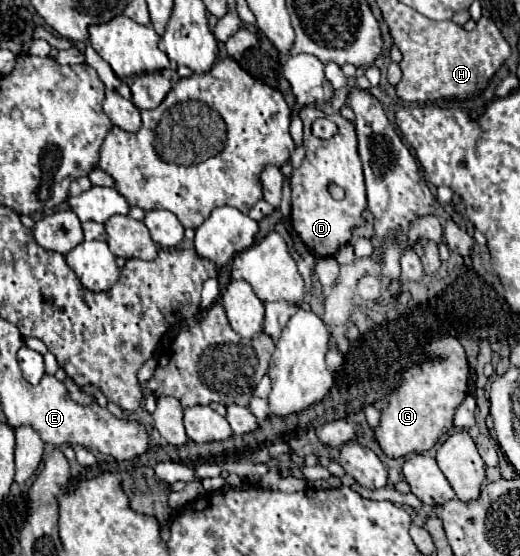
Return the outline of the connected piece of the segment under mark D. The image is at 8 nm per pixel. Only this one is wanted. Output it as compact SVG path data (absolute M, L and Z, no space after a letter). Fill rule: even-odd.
M311 105L303 107L299 115L305 129L303 137L305 159L291 175L291 225L311 255L333 257L343 245L349 243L353 229L365 225L363 211L367 207L367 197L365 197L361 159L357 155L355 125L343 119L339 113L333 113L331 119L337 119L339 131L335 137L325 141L311 135L311 123L317 117L327 117L327 115ZM329 185L343 187L345 199L335 201L329 193Z

